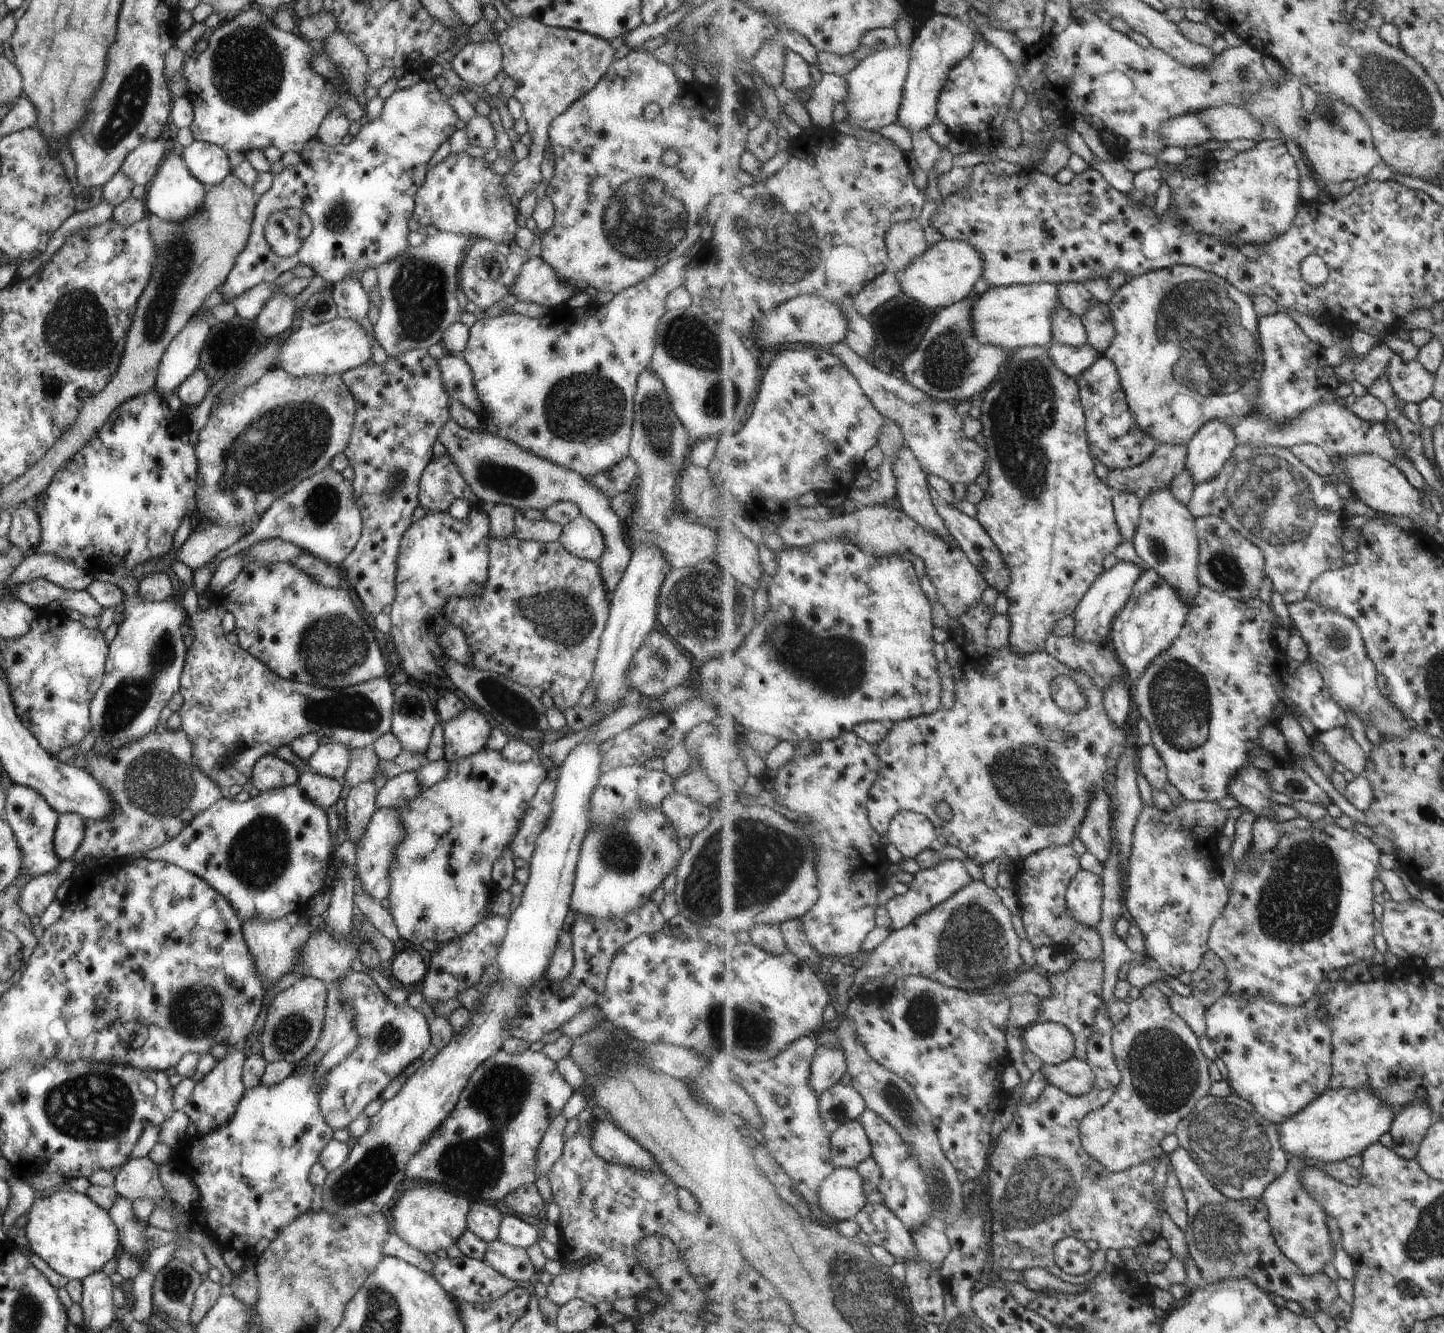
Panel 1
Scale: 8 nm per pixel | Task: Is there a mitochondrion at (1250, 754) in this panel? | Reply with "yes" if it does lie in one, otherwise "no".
no

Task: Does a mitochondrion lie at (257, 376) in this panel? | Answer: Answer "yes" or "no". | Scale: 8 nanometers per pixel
no

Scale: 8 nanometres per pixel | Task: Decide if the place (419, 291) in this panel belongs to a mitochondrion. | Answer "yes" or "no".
yes

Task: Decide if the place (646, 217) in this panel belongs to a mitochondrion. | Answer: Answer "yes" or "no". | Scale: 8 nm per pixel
yes

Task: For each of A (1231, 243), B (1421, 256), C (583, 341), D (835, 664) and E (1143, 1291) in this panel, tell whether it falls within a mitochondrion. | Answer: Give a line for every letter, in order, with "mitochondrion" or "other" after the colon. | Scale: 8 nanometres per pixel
A: other
B: other
C: other
D: mitochondrion
E: other

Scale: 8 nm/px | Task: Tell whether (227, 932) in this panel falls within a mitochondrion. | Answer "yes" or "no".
no

